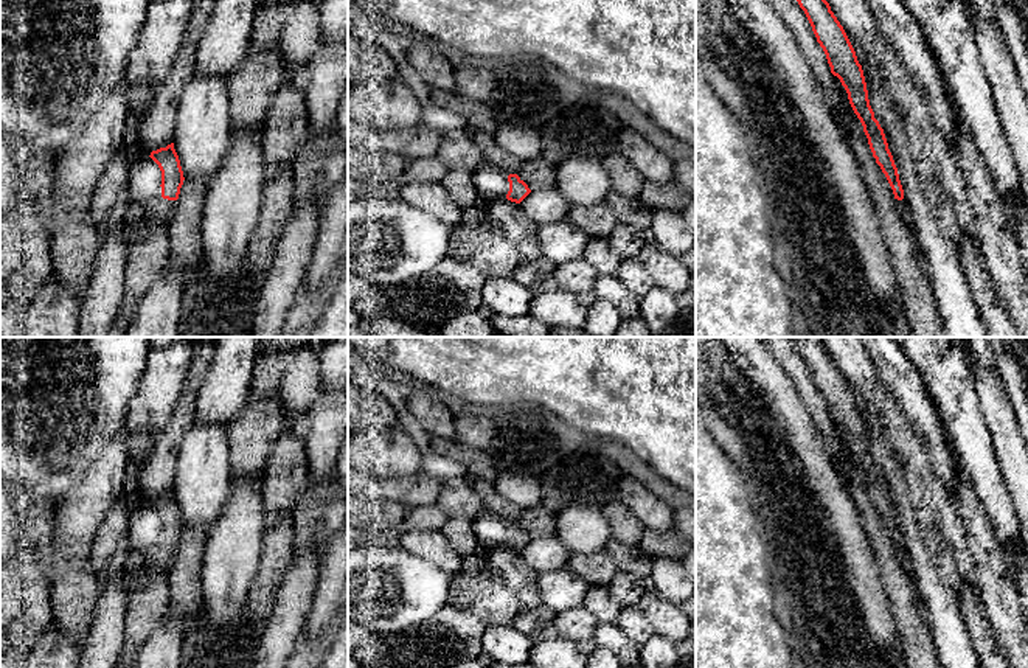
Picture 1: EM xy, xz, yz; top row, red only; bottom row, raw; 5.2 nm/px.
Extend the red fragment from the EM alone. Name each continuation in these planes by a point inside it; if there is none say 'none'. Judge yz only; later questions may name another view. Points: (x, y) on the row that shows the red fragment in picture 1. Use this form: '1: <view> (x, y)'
1: yz (904, 212)

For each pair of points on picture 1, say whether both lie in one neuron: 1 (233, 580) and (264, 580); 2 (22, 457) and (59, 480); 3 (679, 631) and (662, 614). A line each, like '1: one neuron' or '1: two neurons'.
1: two neurons
2: one neuron
3: one neuron

